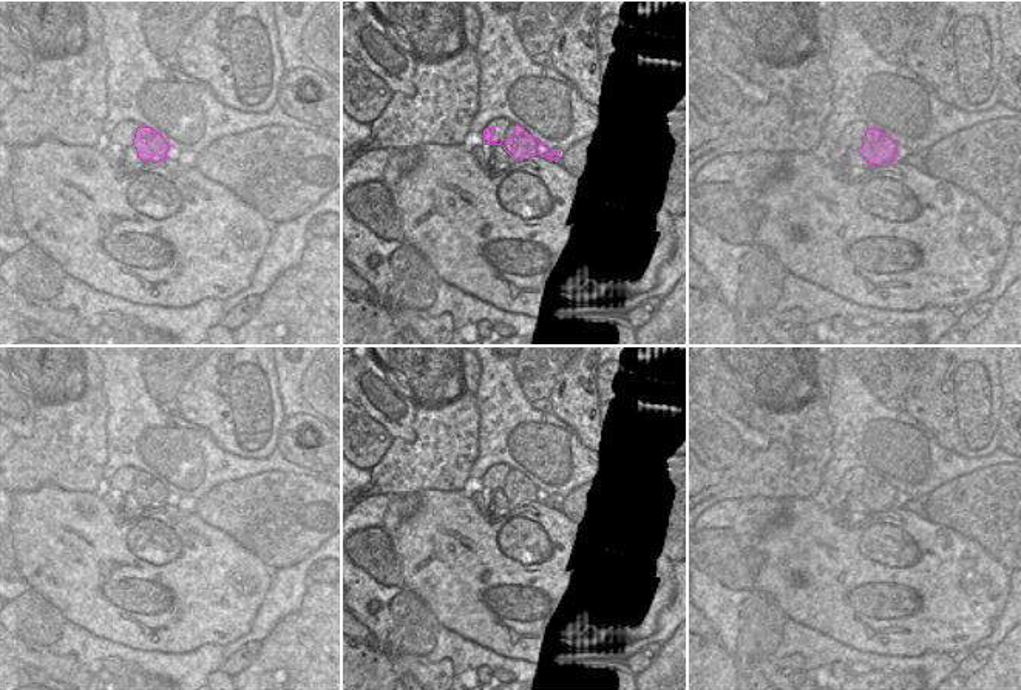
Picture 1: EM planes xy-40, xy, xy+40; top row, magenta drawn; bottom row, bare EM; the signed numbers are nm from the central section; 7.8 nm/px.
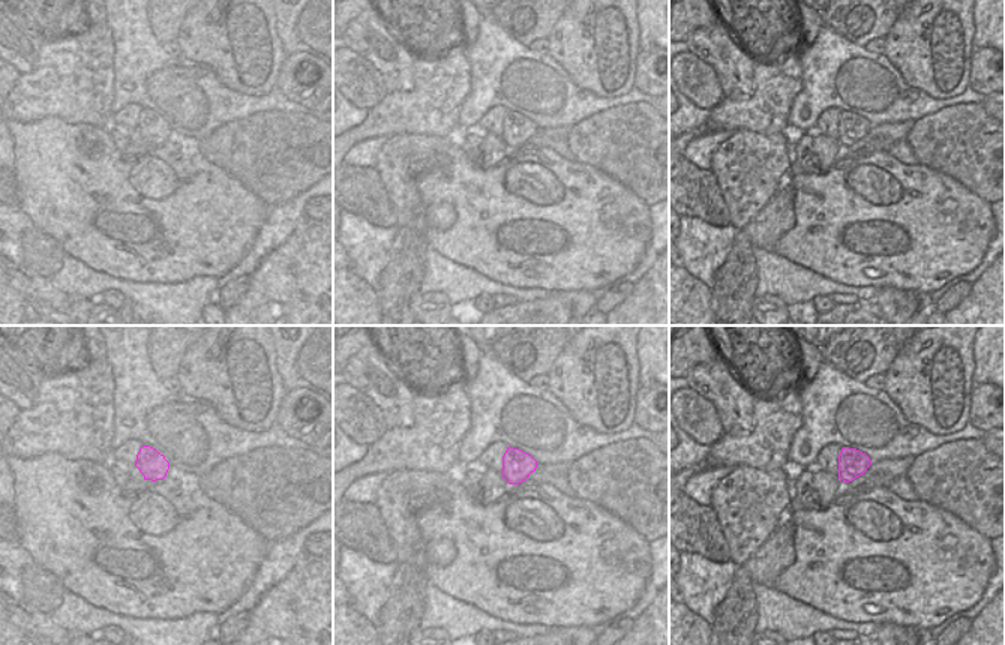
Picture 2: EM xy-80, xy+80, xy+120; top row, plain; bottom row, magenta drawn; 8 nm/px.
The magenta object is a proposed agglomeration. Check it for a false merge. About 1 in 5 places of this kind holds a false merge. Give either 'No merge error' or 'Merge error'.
No merge error.

